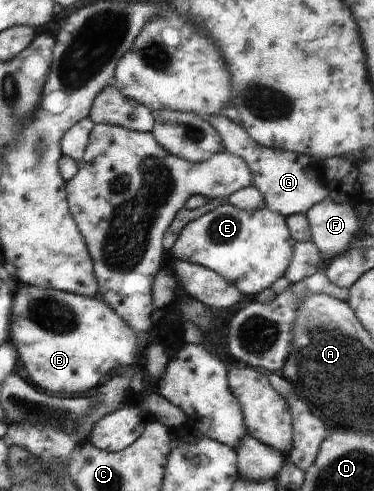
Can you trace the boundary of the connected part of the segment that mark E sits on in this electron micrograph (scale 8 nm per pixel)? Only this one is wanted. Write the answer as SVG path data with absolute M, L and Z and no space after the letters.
M224 202L186 224L171 251L176 260L209 268L246 295L257 297L278 279L291 276L296 244L289 231L288 218L281 213L268 208L245 211Z

